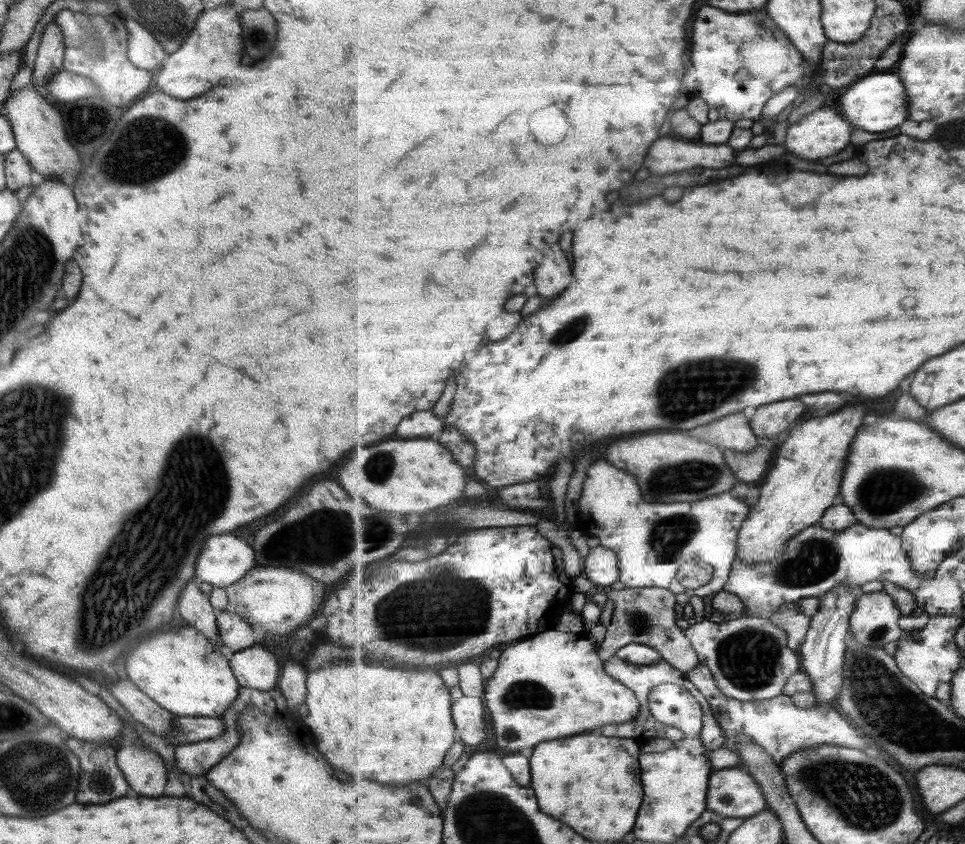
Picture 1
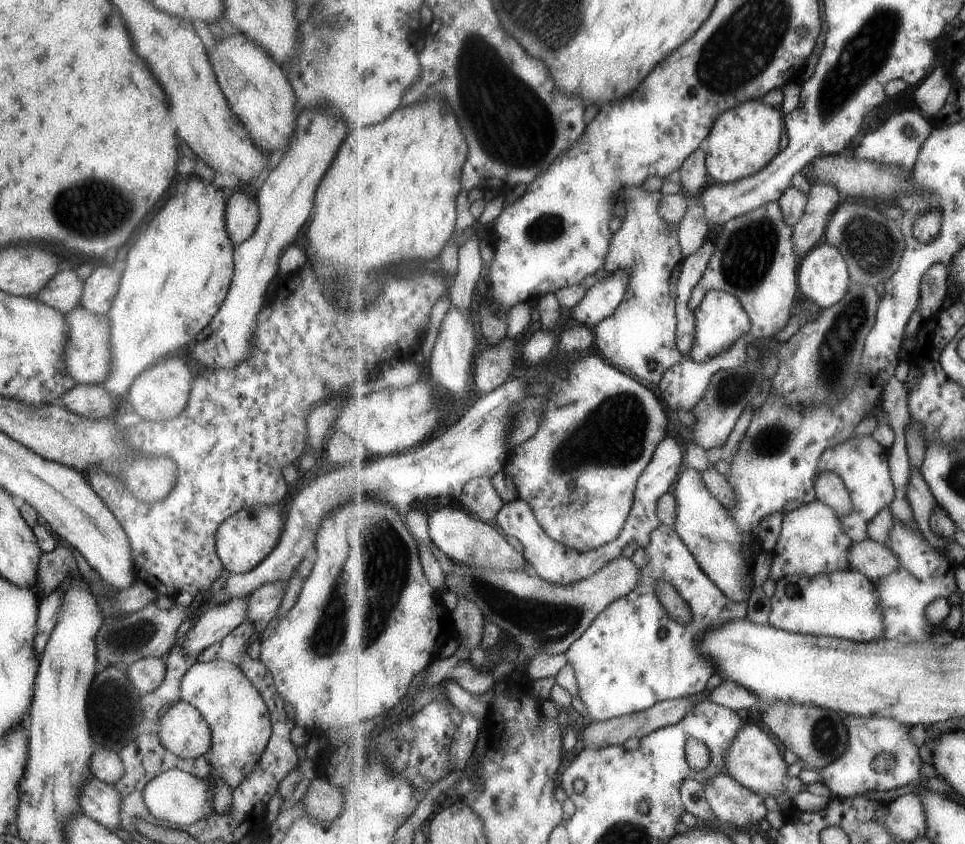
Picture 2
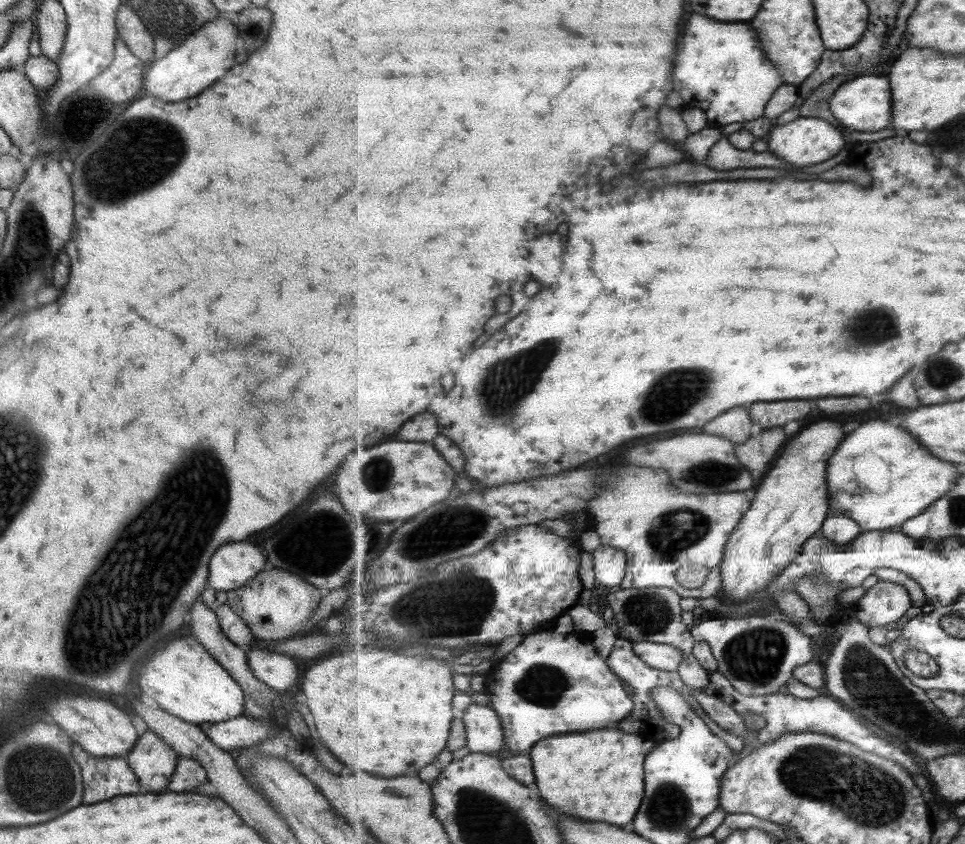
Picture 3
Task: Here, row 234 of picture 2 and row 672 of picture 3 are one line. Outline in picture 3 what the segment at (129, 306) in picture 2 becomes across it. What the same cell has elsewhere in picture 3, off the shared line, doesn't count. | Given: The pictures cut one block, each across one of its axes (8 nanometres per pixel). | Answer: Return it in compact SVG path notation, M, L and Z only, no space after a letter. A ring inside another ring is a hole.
M193 635L179 636L166 644L137 670L137 686L141 693L153 698L163 711L191 724L218 723L242 714L242 688Z

